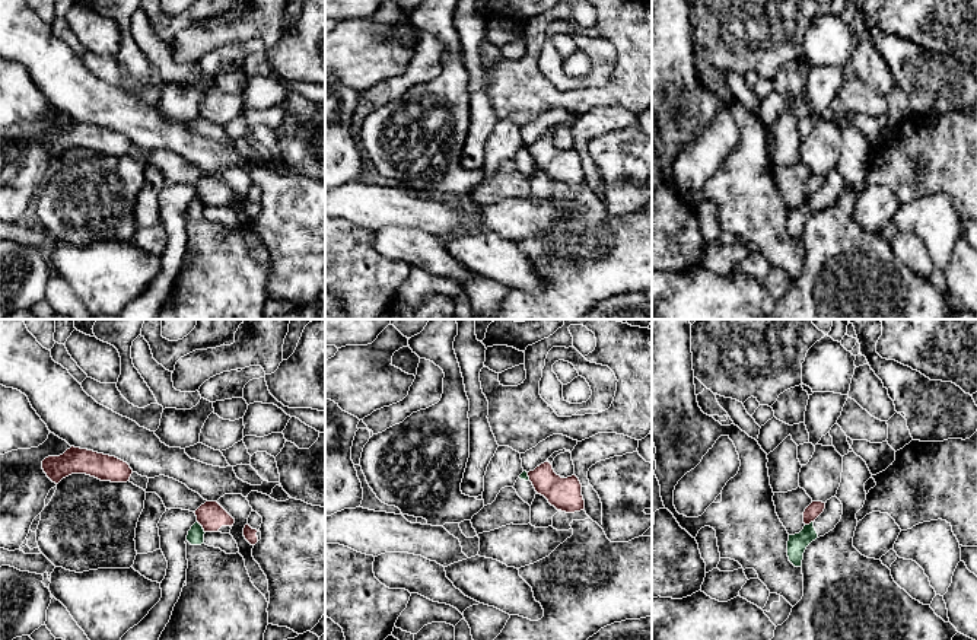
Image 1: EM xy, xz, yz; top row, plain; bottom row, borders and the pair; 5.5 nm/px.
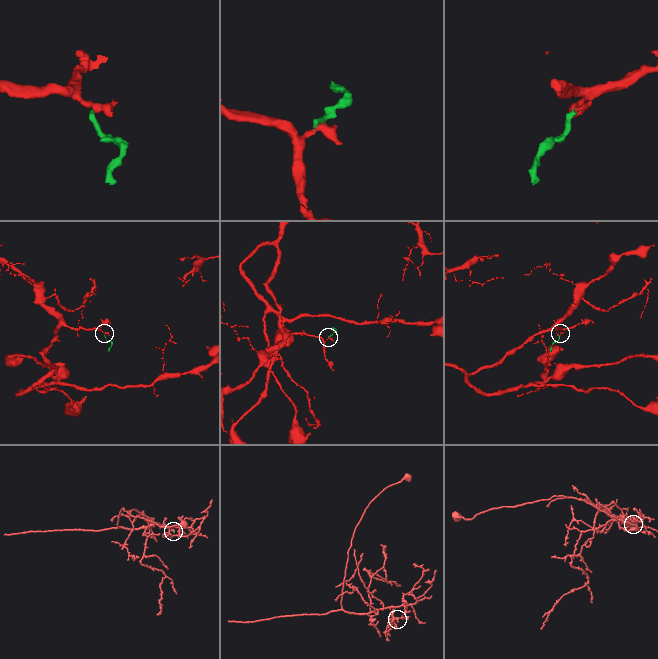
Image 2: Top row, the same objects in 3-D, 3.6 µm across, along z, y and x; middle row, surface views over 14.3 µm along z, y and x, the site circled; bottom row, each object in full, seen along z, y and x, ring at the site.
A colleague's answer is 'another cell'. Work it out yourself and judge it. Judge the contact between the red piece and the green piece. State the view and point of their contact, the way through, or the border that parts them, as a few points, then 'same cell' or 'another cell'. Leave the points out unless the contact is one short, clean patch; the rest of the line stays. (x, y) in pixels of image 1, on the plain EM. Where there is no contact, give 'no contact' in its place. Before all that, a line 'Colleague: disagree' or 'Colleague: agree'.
Colleague: agree
contact xy (201, 198); border xy (197, 194), (204, 206); another cell

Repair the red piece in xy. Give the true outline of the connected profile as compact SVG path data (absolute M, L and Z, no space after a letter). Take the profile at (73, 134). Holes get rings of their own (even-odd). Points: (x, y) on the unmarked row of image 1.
M74 120L60 130L45 131L42 143L55 157L71 147L86 147L111 156L127 156L133 147L130 138L115 130Z

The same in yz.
M812 175L803 185L803 197L809 198L814 195L825 182L825 176Z

